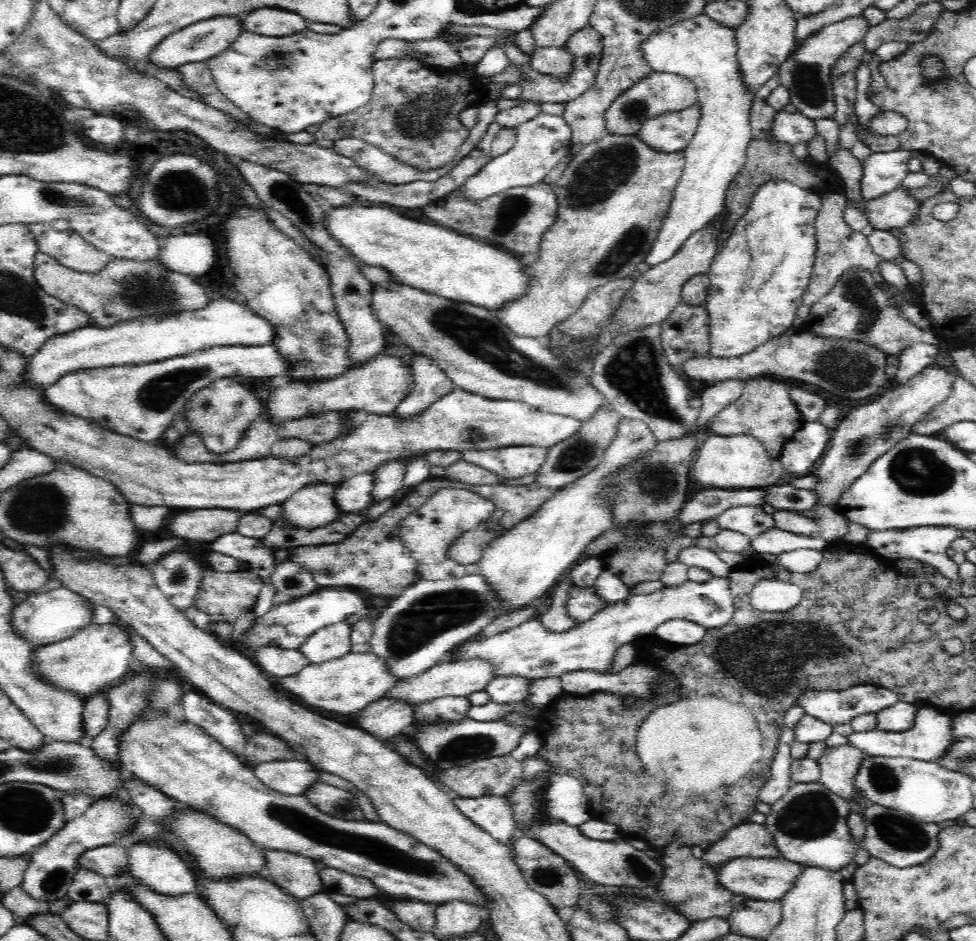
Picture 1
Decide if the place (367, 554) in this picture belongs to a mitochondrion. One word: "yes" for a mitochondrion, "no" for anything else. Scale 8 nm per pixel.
no

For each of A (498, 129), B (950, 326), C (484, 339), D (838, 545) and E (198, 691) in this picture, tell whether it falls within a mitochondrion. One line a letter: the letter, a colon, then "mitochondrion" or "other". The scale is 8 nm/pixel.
A: other
B: other
C: mitochondrion
D: other
E: other

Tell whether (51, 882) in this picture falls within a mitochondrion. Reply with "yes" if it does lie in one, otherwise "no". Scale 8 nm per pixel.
yes

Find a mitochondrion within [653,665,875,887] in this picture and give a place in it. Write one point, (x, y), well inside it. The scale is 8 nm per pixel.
(810, 815)

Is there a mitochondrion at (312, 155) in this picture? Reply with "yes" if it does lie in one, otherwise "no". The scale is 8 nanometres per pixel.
no

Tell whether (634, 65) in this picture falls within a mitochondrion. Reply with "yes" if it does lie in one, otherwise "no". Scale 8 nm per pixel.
no

